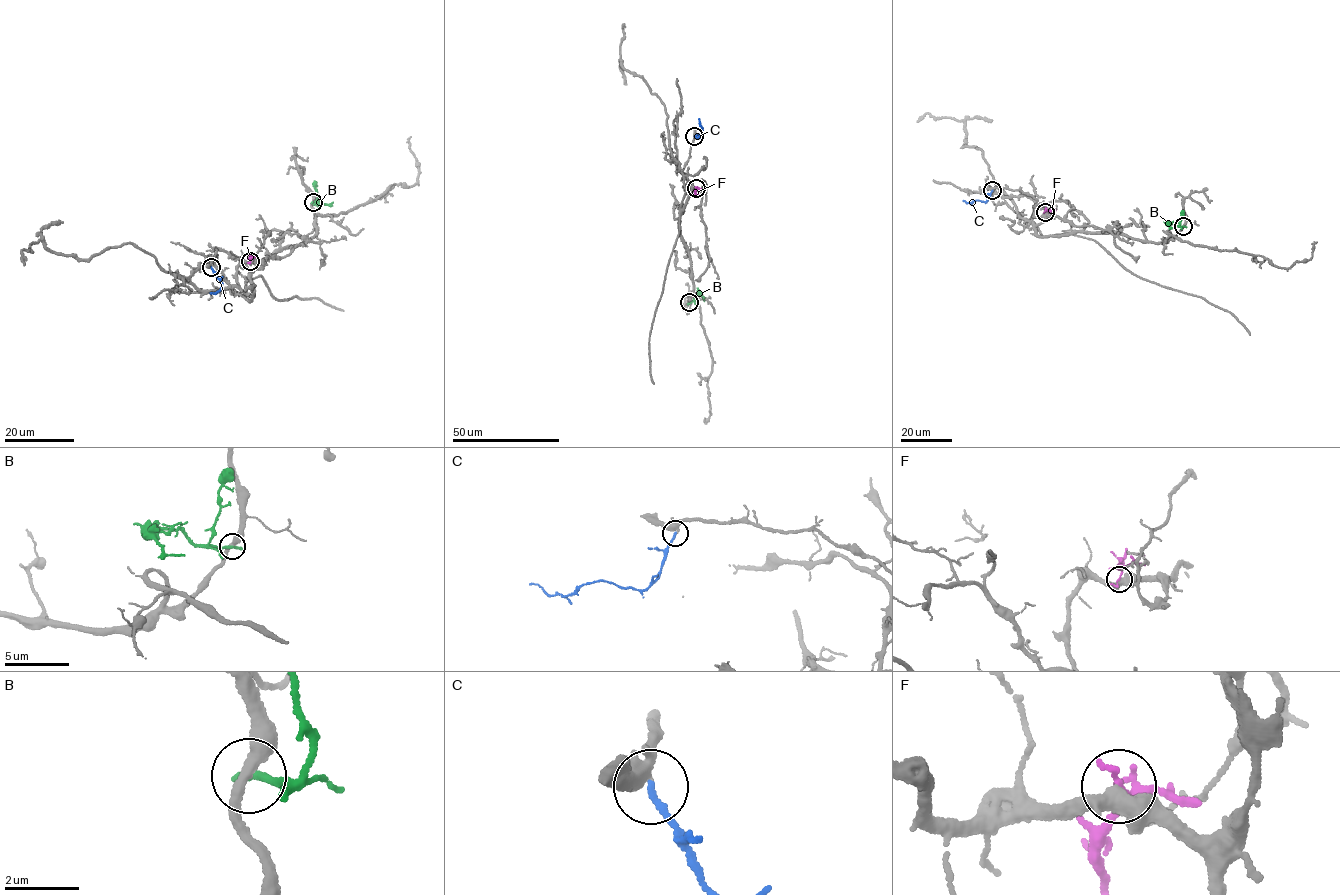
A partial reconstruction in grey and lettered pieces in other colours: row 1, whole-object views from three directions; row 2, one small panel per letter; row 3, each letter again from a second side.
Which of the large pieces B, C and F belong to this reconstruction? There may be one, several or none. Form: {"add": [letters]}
{"add": ["C"]}

